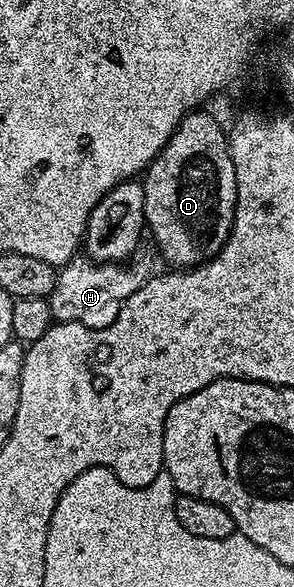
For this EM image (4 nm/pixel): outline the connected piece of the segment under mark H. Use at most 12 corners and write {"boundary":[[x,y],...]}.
{"boundary":[[73,257],[46,298],[53,322],[114,323],[147,263]]}

